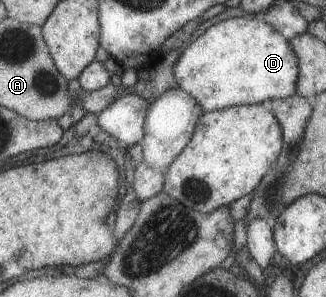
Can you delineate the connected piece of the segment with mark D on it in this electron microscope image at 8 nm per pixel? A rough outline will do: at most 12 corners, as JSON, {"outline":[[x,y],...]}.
{"outline":[[263,18],[222,20],[172,67],[204,112],[296,93]]}

